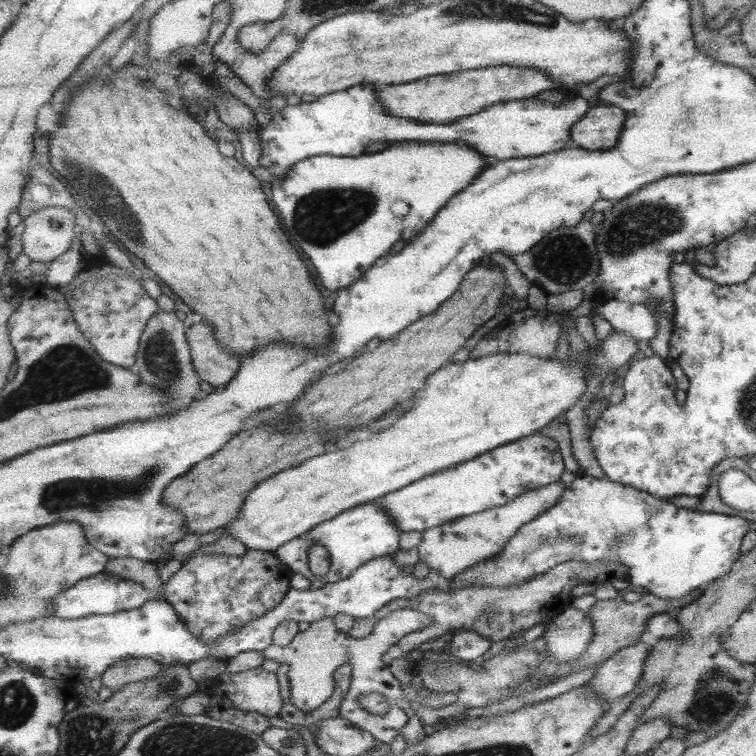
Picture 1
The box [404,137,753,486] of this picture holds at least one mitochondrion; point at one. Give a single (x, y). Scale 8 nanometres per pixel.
(644, 223)

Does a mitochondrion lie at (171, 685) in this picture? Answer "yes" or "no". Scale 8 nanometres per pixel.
yes

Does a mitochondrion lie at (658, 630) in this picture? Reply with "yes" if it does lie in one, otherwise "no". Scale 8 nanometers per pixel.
no

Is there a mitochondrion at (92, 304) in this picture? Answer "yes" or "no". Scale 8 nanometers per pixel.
no

